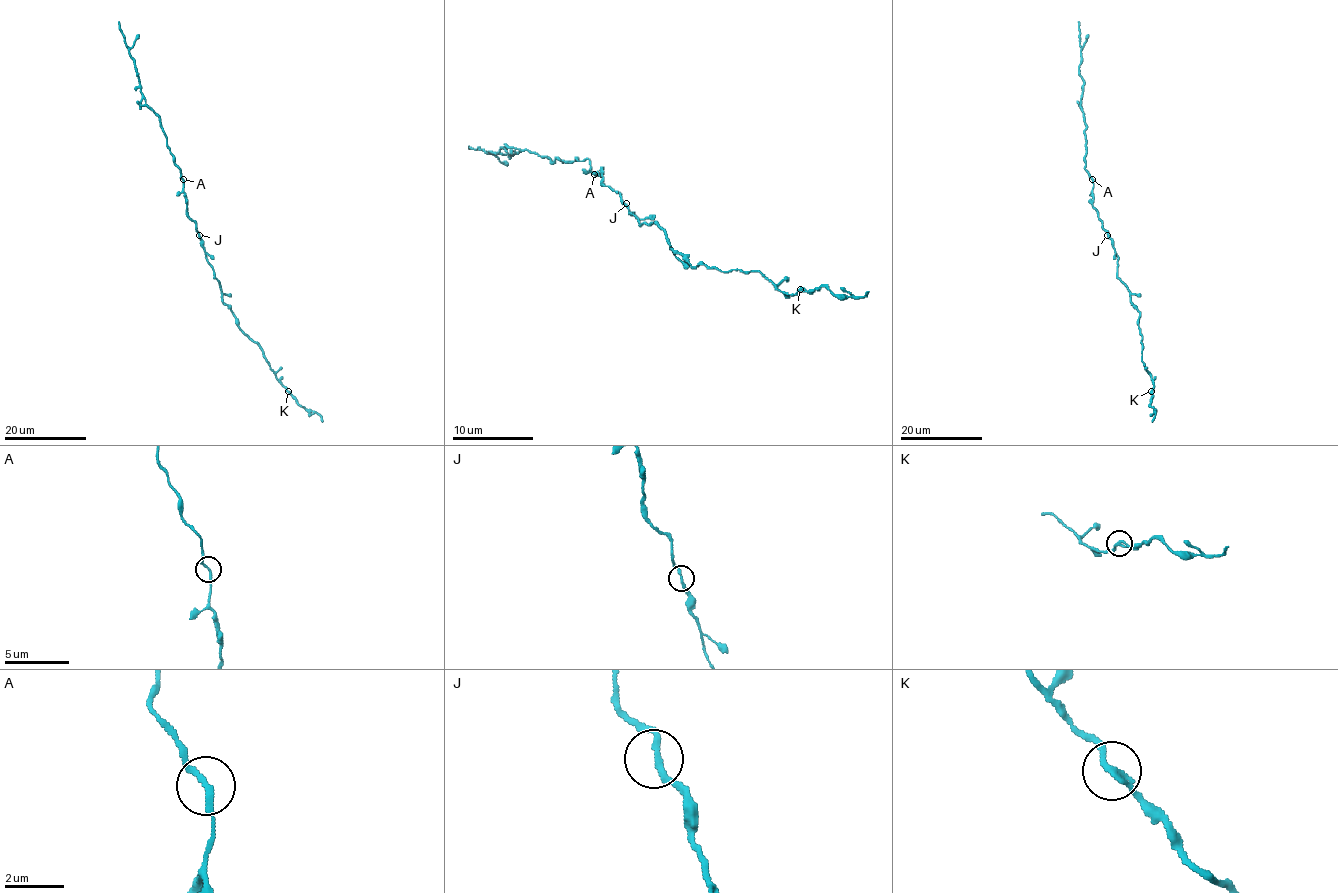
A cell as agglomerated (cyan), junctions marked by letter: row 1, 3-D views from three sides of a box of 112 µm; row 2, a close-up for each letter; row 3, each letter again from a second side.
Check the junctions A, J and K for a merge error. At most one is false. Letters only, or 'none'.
none

